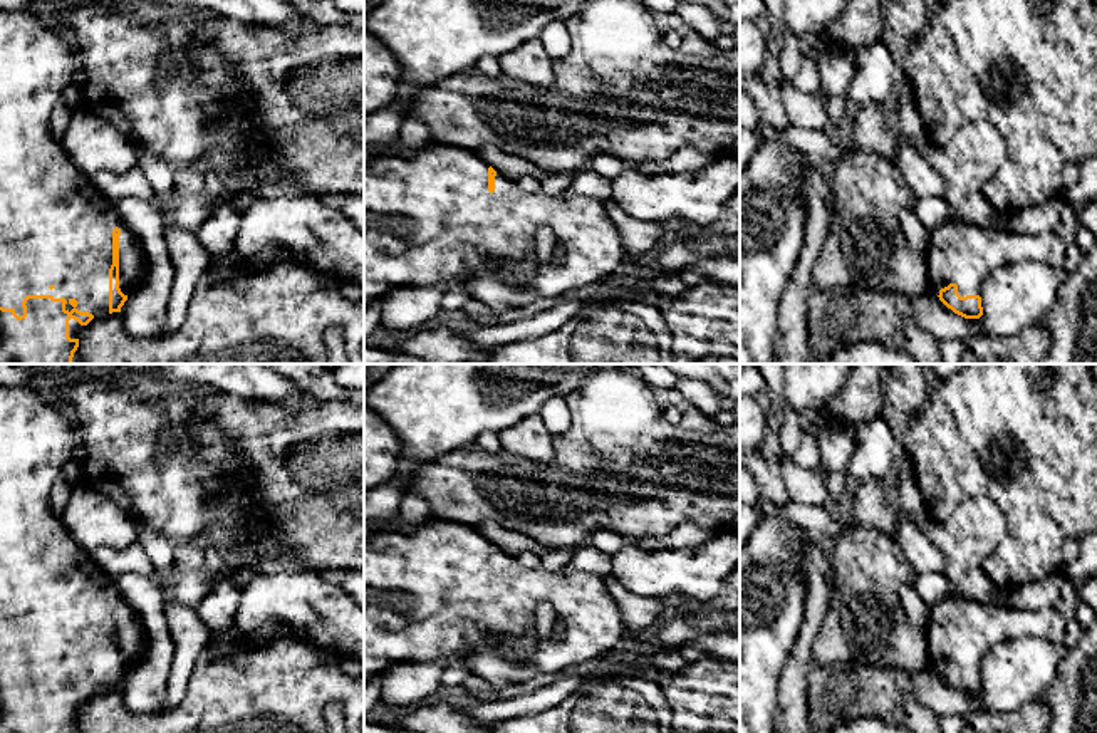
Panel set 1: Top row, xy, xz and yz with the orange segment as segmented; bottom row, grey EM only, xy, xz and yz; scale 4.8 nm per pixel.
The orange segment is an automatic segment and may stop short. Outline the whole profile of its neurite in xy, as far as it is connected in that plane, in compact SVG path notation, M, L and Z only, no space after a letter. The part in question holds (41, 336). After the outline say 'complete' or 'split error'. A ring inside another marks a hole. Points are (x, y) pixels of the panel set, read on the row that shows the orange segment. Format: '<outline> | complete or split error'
M0 10L0 364L72 364L82 329L94 319L121 312L124 302L148 278L149 258L141 238L122 225L114 203L101 195L91 176L77 169L50 127L52 109L64 87L75 79L79 60L79 47L67 40L64 27L44 27L27 10Z | split error

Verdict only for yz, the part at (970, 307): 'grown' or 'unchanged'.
grown

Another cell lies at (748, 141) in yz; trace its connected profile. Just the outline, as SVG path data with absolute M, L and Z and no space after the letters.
M740 126L740 176L750 164L756 148L758 148L758 136L755 131L745 129Z

